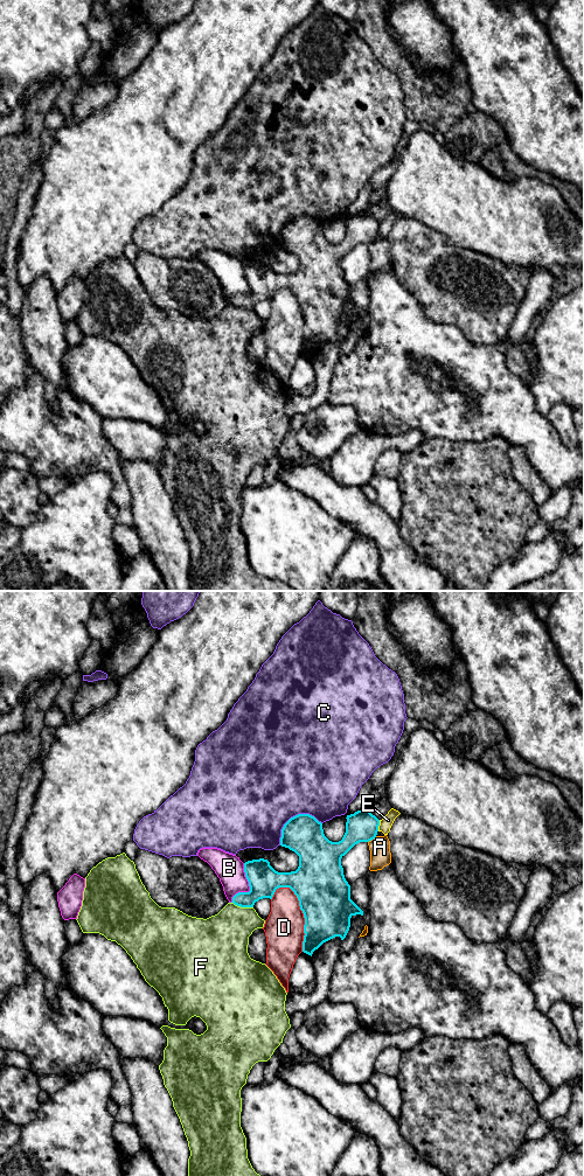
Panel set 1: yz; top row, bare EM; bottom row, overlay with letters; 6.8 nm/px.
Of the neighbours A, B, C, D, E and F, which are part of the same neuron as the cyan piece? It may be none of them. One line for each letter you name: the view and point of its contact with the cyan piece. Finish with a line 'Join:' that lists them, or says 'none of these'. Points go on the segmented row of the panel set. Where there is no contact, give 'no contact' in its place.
Join: none of these

